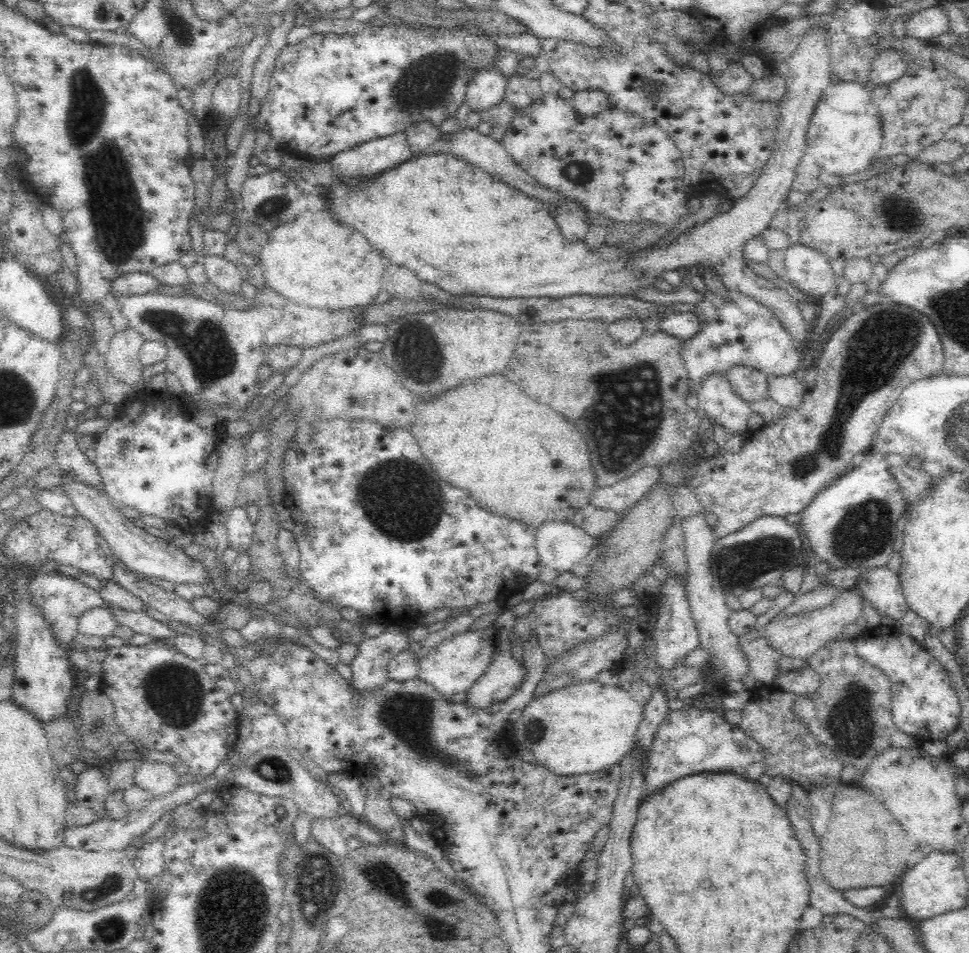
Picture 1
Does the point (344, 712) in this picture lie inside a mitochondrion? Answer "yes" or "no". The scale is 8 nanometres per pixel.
no

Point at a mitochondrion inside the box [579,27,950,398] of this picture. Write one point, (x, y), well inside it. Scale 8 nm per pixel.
(904, 217)

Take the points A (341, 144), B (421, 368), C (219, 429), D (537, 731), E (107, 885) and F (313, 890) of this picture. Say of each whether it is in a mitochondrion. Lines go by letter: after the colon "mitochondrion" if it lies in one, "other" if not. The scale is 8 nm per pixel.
A: other
B: mitochondrion
C: other
D: mitochondrion
E: mitochondrion
F: mitochondrion

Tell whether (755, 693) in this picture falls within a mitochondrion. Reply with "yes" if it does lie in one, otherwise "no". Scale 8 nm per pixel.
no

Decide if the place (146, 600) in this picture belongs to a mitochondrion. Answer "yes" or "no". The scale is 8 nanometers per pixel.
no

